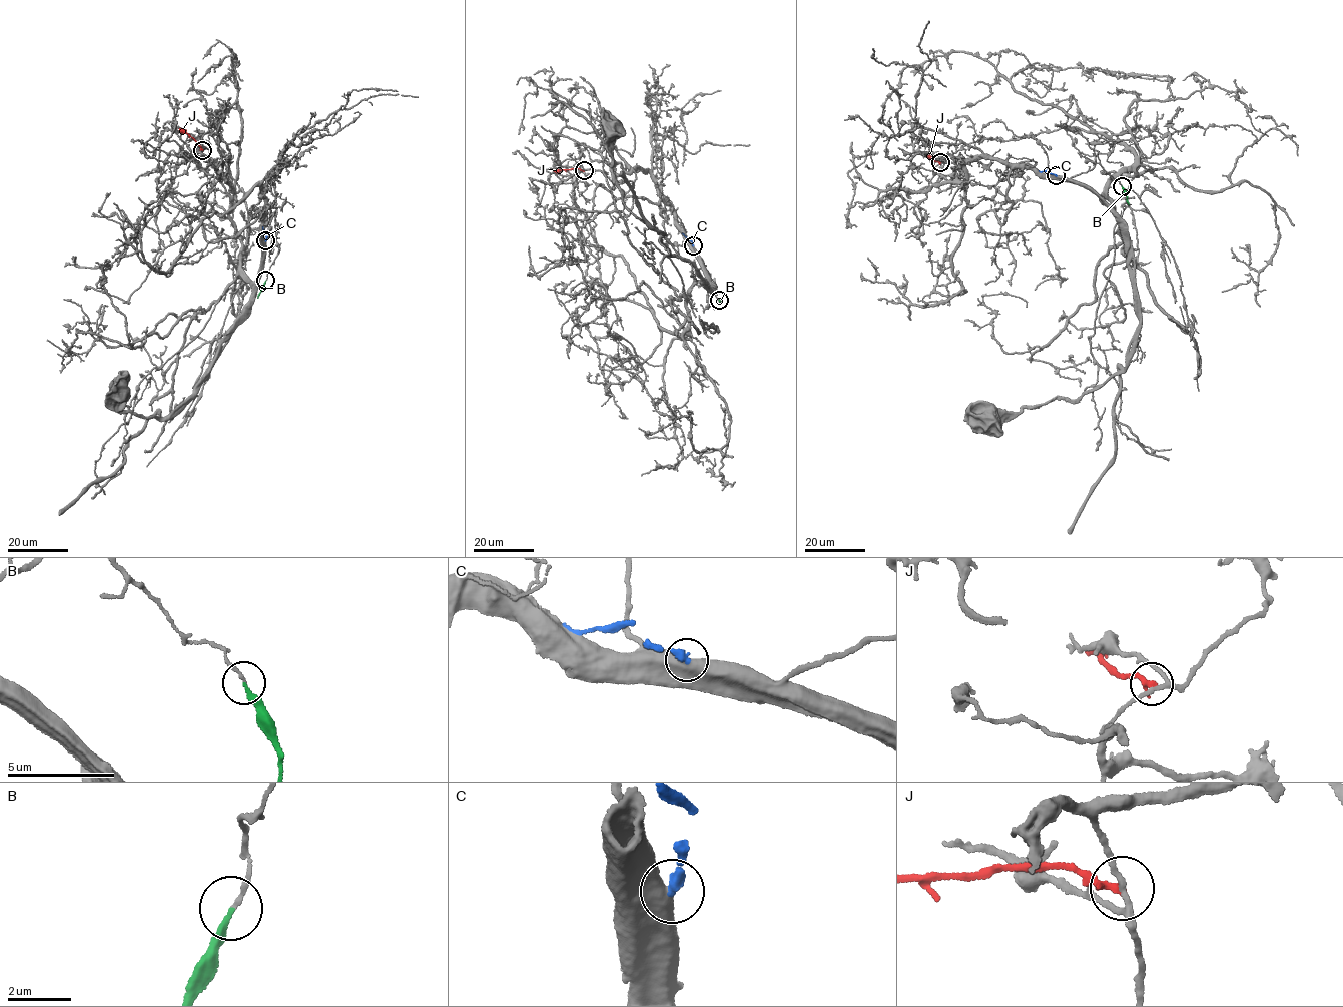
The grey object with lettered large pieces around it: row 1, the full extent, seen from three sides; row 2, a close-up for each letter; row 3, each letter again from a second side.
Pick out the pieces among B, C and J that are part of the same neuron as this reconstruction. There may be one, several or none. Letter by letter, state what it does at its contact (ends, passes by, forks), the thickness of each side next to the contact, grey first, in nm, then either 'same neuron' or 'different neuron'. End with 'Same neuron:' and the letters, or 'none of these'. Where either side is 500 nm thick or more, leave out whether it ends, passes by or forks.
B: it ends; calibres 140 and 200 nm; different neuron
C: calibres 700 and 320 nm; different neuron
J: it ends; calibres 150 and 280 nm; different neuron
Same neuron: none of these

